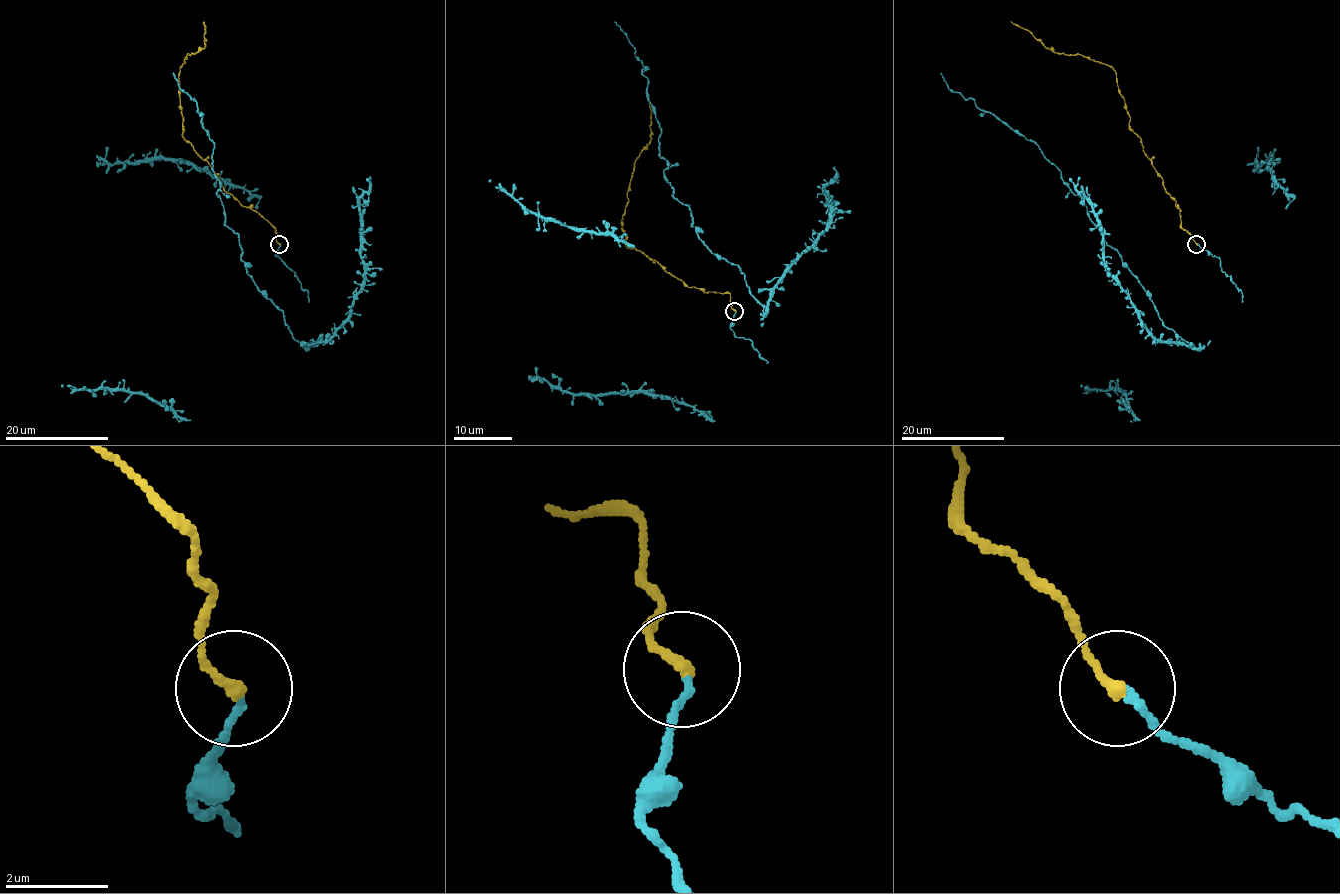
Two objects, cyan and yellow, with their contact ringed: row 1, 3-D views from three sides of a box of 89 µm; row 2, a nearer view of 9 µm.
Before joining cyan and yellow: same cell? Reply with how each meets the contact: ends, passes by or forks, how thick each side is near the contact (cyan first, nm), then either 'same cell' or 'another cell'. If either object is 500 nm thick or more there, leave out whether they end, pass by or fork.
cyan ends | yellow ends | 130/220 nm | same cell

